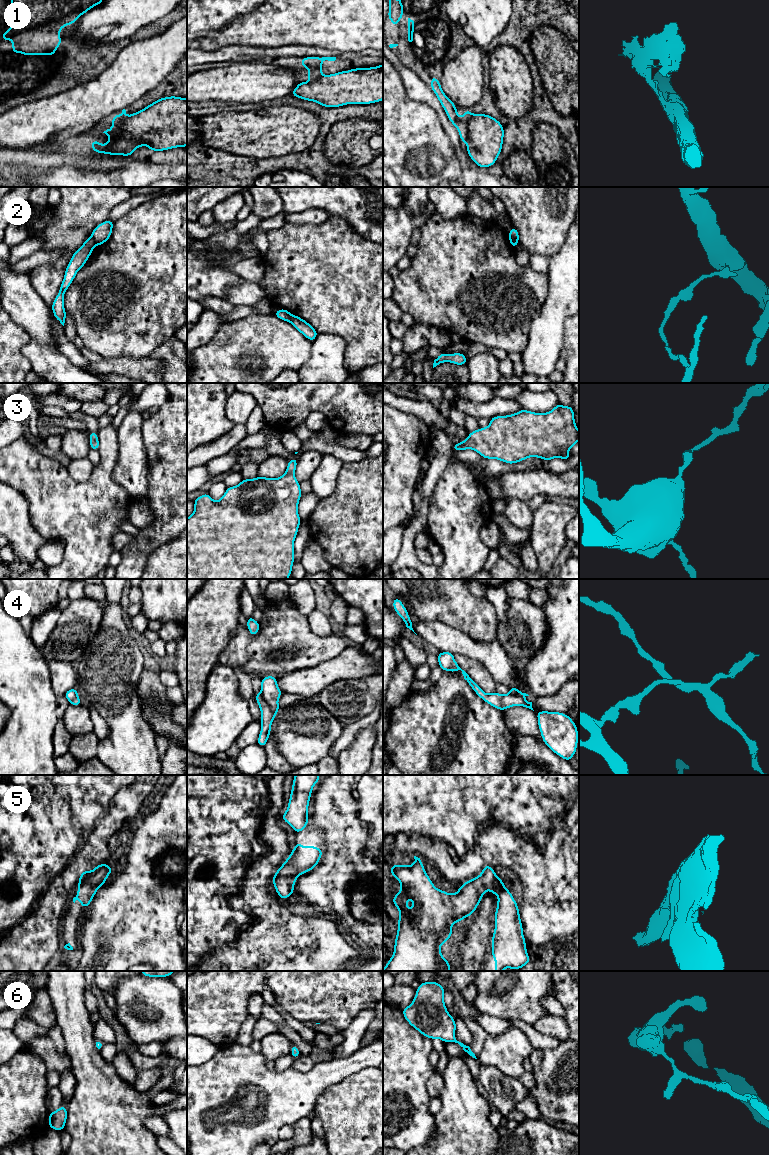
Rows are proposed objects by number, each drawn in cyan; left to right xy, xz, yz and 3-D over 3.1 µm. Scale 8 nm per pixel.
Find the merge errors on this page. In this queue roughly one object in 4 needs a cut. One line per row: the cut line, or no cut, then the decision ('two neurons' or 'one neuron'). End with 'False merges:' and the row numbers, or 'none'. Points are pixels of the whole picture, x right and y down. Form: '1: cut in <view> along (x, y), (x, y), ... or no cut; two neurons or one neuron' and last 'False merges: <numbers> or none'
1: cut in xy along (127, 116), (119, 124), (114, 140), (100, 153); two neurons
2: cut in xy along (92, 236), (96, 244); two neurons
3: no cut; one neuron
4: cut in xz along (260, 694), (270, 707), (273, 718); two neurons
5: no cut; one neuron
6: no cut; one neuron
False merges: 1, 2, 4

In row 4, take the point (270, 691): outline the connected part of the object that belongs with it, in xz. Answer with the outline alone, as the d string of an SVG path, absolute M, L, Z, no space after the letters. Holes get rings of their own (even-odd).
M265 676L261 679L261 696L266 700L271 707L273 719L275 719L277 712L280 709L278 700L282 692L277 685L277 678L274 676Z

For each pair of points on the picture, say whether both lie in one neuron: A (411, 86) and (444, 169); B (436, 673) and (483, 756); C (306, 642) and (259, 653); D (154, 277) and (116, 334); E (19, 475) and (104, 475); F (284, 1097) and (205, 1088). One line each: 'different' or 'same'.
A: different
B: different
C: same
D: same
E: same
F: same

